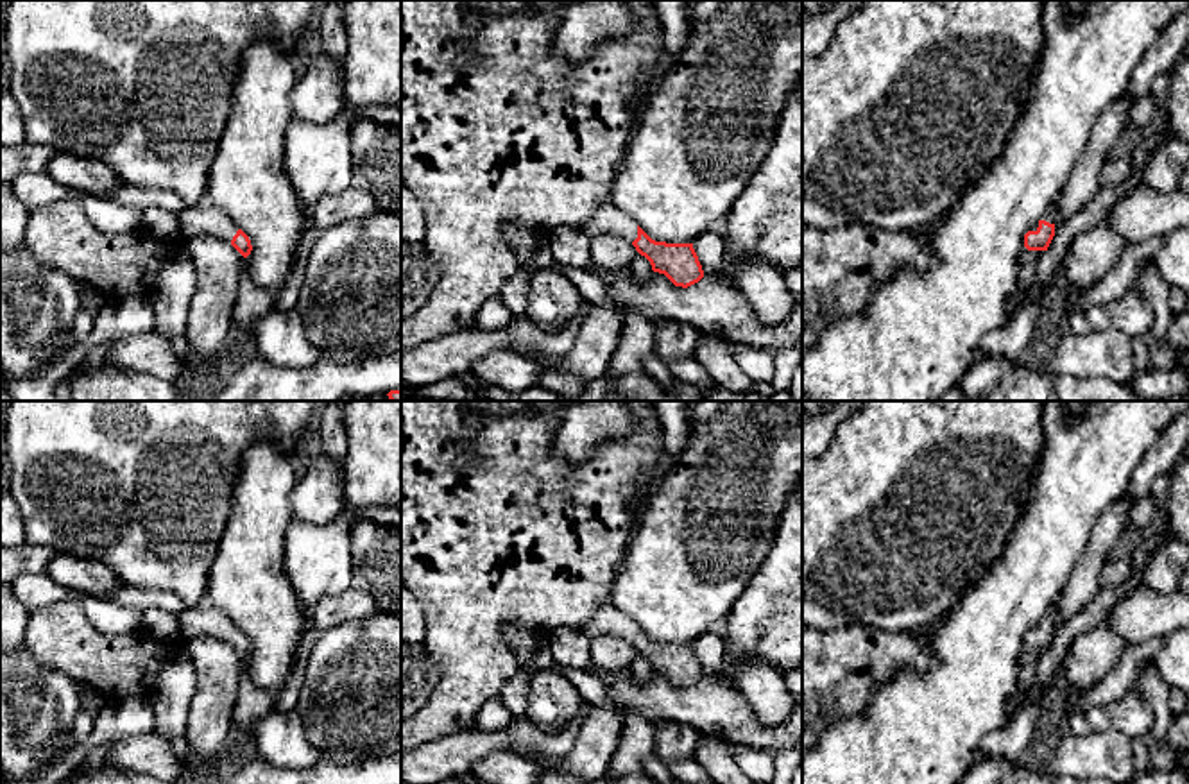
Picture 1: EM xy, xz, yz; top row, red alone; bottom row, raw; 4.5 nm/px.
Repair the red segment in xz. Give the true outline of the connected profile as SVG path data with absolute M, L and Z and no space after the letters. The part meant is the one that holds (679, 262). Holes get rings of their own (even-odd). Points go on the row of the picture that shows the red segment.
M603 202L580 227L586 234L614 234L630 242L645 256L654 272L664 274L675 286L688 288L704 277L693 243L666 243L652 240L634 220L612 202Z

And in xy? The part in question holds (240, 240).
M202 200L197 206L188 206L184 211L177 213L181 231L184 236L217 236L229 242L244 258L252 251L249 236L231 220L231 217Z

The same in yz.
M1051 209L1051 211L1042 213L1039 224L1033 226L1024 234L1024 247L1028 251L1048 251L1053 236L1055 236L1055 213Z

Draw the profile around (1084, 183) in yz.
M1121 95L1105 109L1096 124L1085 152L1080 156L1053 206L1055 234L1069 217L1082 211L1098 195L1101 188L1099 170L1112 156L1123 129L1130 124L1132 106L1133 102Z

